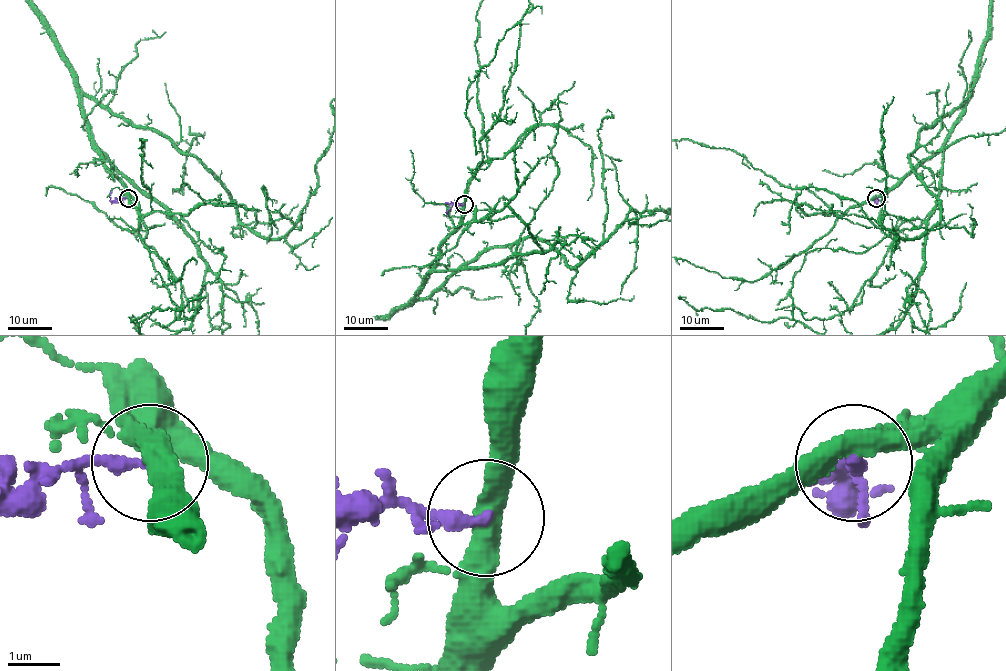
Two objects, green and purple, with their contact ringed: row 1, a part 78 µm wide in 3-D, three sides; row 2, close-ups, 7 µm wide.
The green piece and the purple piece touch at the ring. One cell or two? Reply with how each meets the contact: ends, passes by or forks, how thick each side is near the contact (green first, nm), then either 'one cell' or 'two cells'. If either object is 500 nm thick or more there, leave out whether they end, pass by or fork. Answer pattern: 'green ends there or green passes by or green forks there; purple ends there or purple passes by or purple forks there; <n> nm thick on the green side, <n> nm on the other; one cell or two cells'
green passes by; purple ends there; 440 nm thick on the green side, 260 nm on the other; two cells

